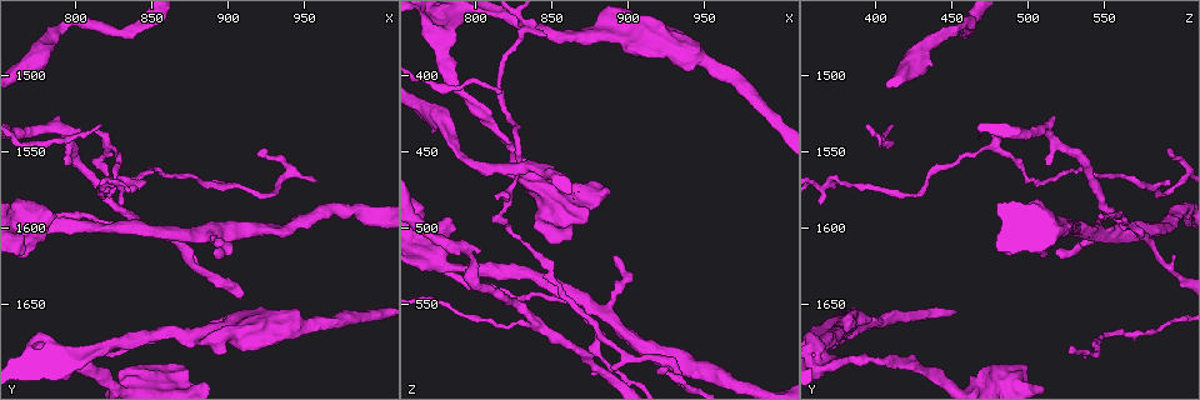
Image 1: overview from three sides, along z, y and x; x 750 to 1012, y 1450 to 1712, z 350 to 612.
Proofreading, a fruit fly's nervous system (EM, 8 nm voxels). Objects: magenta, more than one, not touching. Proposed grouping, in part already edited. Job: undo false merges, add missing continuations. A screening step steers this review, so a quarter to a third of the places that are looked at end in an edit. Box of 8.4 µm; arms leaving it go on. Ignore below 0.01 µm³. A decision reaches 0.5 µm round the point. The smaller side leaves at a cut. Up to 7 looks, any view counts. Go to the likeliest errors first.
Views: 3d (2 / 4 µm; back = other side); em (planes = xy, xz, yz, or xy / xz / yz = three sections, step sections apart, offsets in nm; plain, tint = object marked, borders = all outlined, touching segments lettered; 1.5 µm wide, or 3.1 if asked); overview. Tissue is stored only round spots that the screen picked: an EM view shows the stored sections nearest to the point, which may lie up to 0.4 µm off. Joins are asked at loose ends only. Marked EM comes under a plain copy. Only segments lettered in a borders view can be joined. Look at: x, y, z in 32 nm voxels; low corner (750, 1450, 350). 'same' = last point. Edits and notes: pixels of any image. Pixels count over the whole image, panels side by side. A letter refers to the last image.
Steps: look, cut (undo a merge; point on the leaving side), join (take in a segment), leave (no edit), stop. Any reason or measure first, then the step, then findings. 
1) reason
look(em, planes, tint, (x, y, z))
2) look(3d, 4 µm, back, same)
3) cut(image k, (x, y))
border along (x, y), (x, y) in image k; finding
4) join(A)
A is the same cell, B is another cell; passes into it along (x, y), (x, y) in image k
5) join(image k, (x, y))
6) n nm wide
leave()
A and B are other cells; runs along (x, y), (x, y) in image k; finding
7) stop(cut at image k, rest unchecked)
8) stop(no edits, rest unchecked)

thin end
look(em, xy, step 8, borders, (920, 1552, 594))

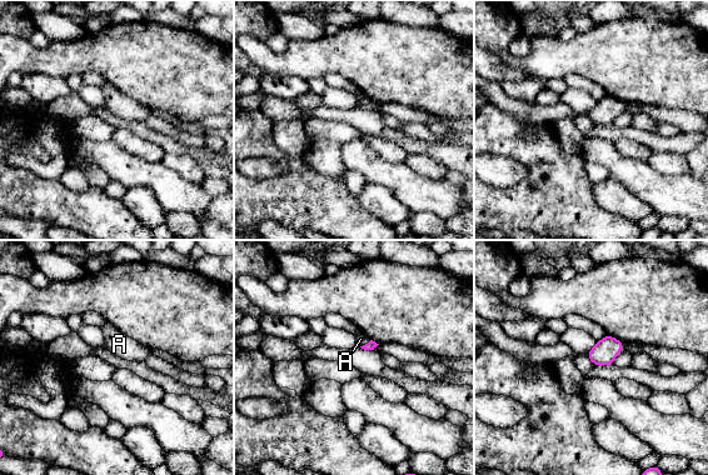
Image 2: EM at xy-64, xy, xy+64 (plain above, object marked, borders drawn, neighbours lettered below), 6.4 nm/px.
leave()
A is another cell; border along (370, 340), (359, 346) in image 2; none of them fits

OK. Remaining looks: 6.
abrupt turn
look(em, yz, step 8, borders, (822, 1578, 430))

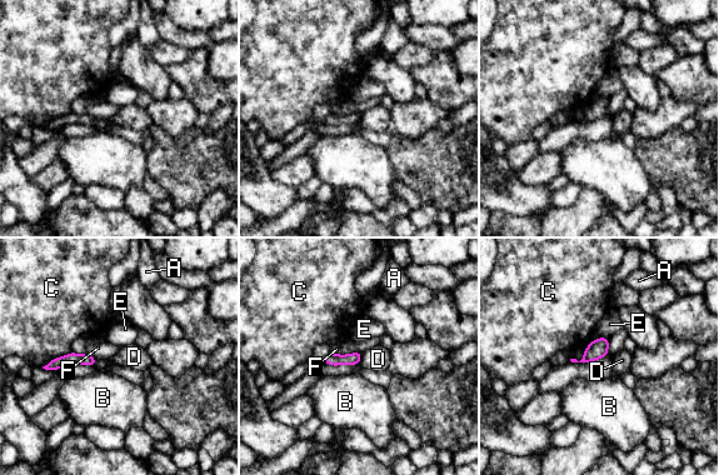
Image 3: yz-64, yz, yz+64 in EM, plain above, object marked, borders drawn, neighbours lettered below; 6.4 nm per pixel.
80 nm wide
leave()
A, B, C, D, E and F are other cells; all the same neuron

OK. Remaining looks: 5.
thick turns thin
look(em, planes, borders, (790, 1470, 452))

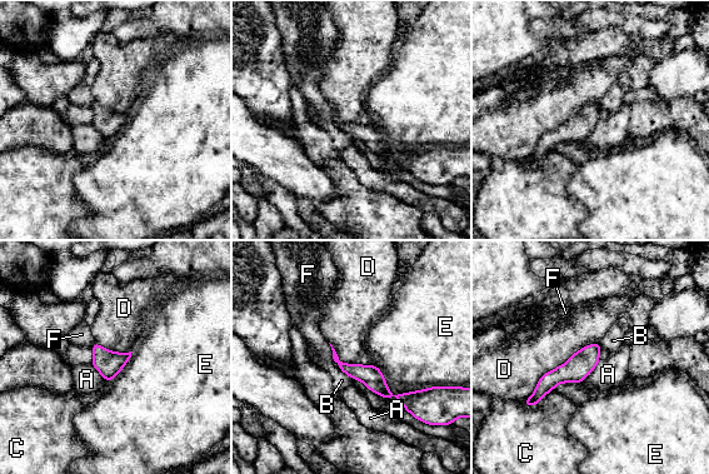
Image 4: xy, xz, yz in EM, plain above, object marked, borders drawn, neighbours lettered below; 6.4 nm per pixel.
D touches over 600 nm
leave()
A, B, C, D, E and F are other cells; border along (598, 342), (548, 370), (523, 400) in image 4; all the same neuron

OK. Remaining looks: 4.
stop(no edits, rest unchecked)

